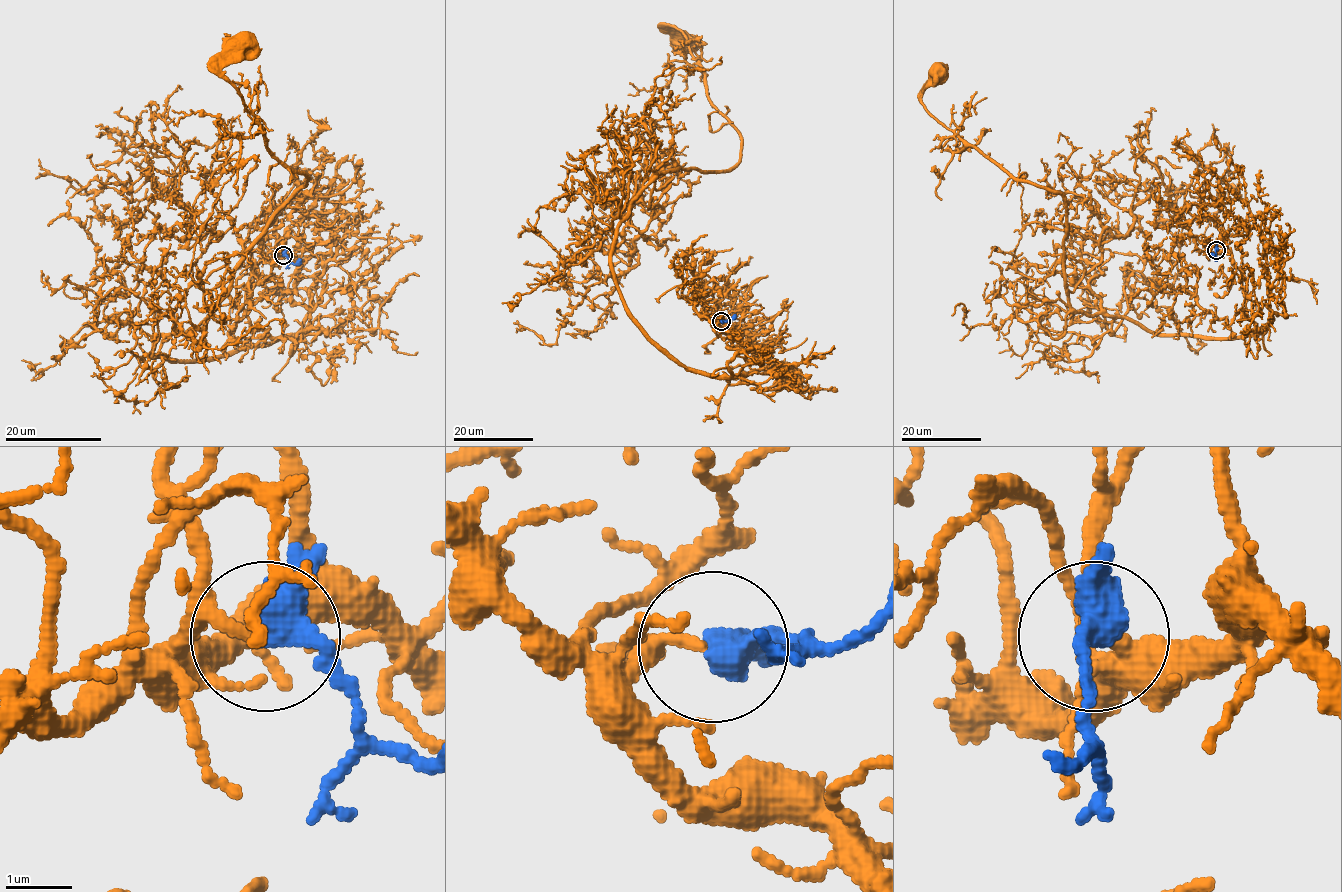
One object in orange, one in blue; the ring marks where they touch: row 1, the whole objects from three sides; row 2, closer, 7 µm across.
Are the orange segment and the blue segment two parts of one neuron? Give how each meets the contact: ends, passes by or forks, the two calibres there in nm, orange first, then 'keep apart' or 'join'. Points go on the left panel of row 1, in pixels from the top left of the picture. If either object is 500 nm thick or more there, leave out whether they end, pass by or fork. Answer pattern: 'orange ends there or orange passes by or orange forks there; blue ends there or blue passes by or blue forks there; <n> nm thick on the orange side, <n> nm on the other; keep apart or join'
orange passes by; blue passes by; 130 nm thick on the orange side, 400 nm on the other; join

